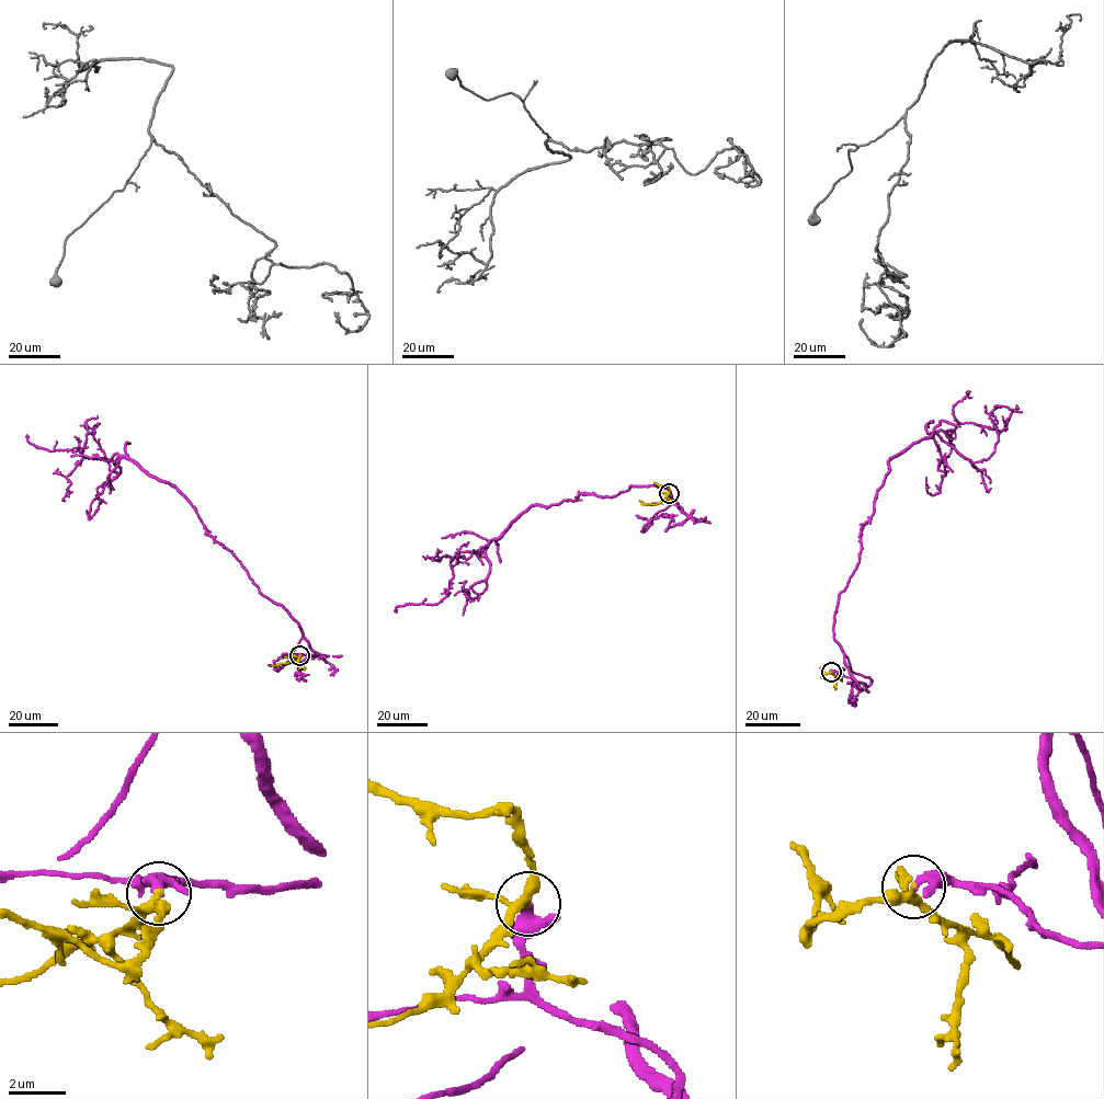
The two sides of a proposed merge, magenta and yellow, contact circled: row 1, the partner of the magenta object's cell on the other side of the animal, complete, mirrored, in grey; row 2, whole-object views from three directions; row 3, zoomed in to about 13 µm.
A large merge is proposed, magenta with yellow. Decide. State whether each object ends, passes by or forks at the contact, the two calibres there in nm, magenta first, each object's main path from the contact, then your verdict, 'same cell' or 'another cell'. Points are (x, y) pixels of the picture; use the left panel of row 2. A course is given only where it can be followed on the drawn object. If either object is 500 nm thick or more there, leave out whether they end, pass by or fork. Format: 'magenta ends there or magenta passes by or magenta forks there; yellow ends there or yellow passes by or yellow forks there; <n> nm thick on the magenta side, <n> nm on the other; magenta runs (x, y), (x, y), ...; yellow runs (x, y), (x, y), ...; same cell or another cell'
magenta passes by; yellow forks there; 320 nm thick on the magenta side, 280 nm on the other; magenta runs (299, 655), (316, 654), (298, 622), (174, 488), (116, 454), (48, 450), (26, 435); yellow runs (299, 655), (288, 662), (271, 665); same cell

